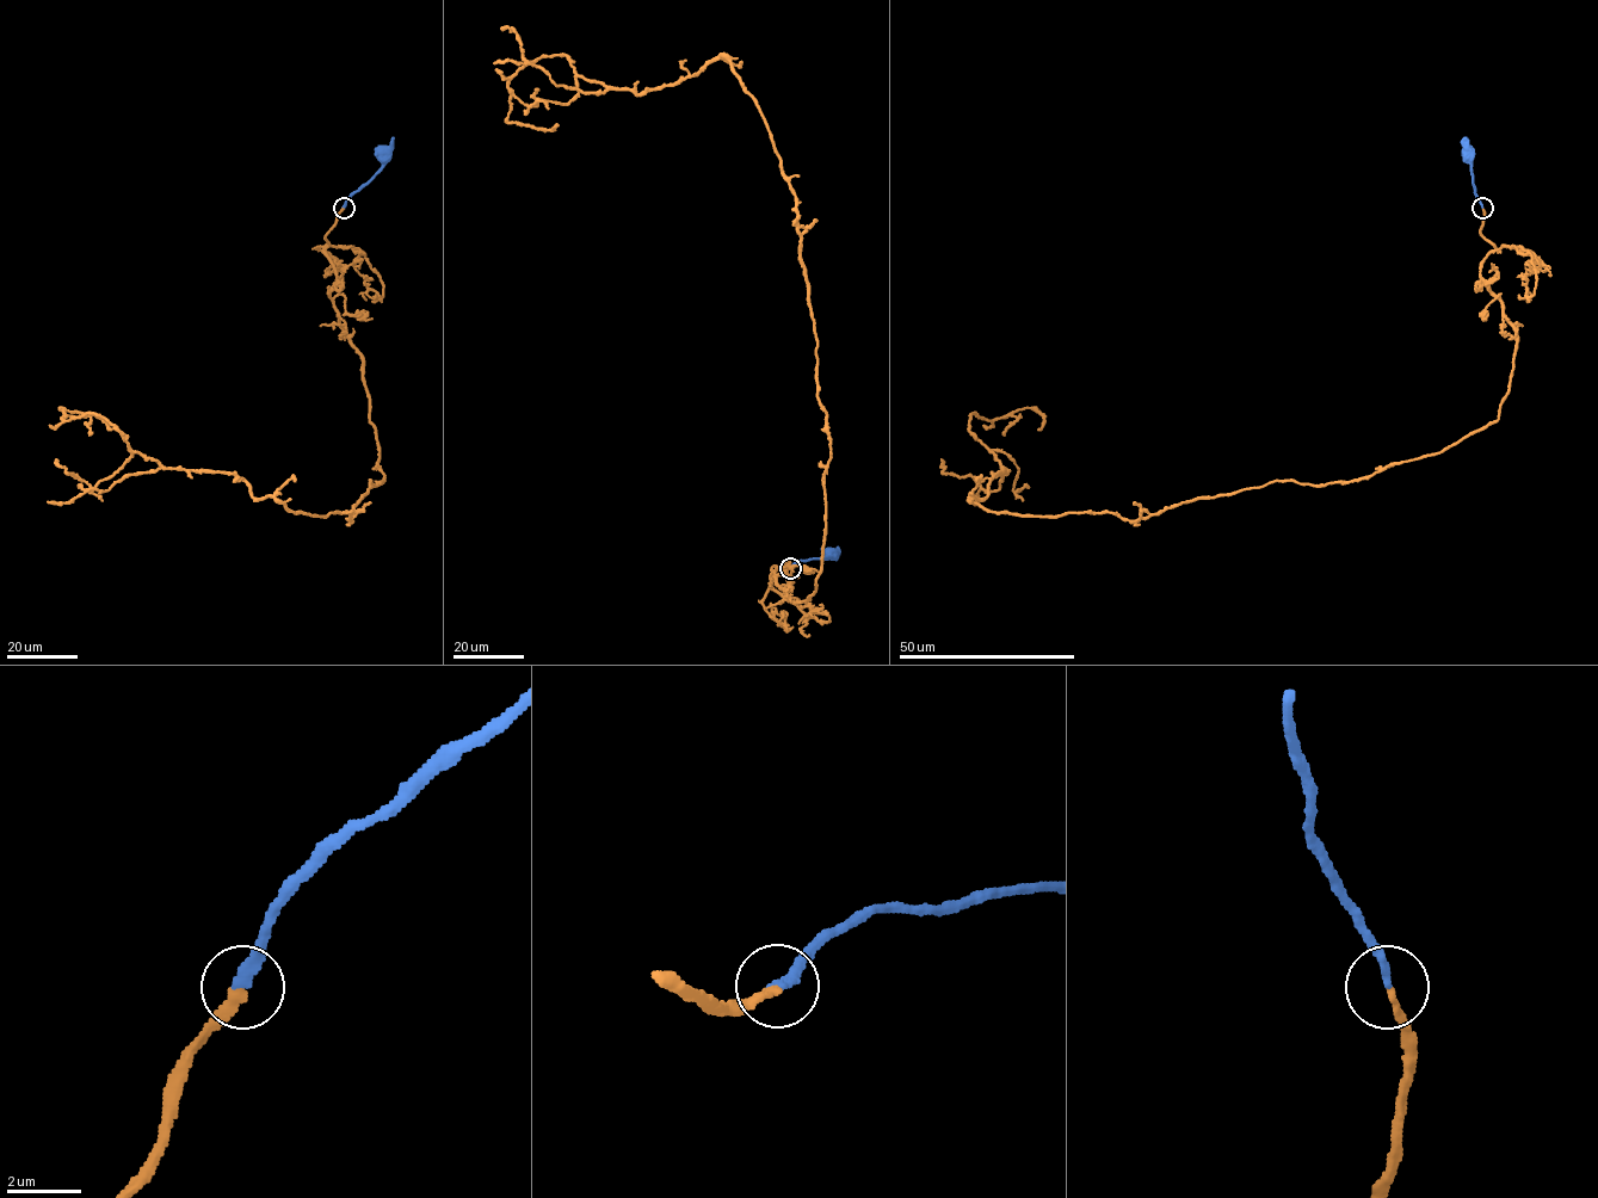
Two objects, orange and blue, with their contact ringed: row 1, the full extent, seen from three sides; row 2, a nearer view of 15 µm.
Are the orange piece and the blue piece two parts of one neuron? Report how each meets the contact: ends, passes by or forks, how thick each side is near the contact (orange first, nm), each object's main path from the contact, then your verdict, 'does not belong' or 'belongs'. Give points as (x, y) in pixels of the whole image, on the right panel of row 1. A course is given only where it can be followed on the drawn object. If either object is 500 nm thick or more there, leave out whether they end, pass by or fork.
orange ends there; blue ends there; 220 nm thick on the orange side, 280 nm on the other; orange runs (1482, 208), (1512, 376), (1439, 452), (1135, 520), (970, 499), (1007, 470), (969, 417), (1038, 430); blue runs (1482, 208), (1474, 192), (1468, 154); belongs

